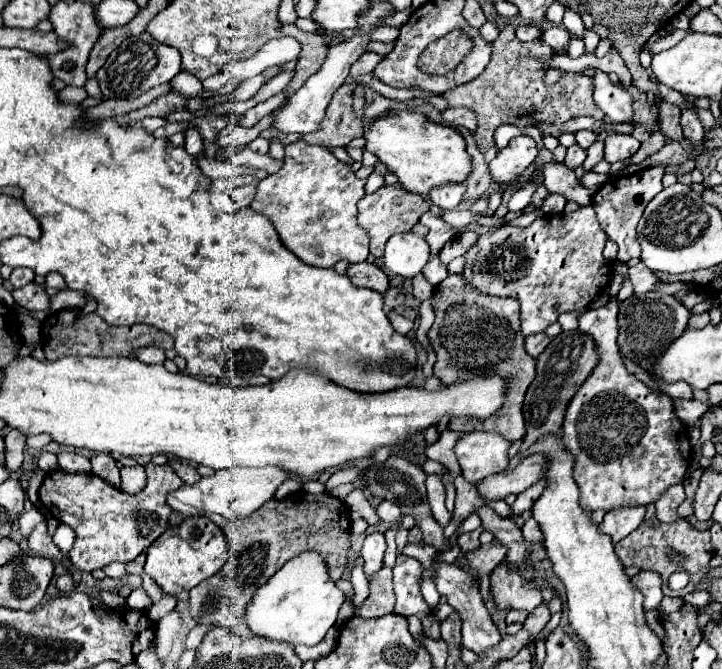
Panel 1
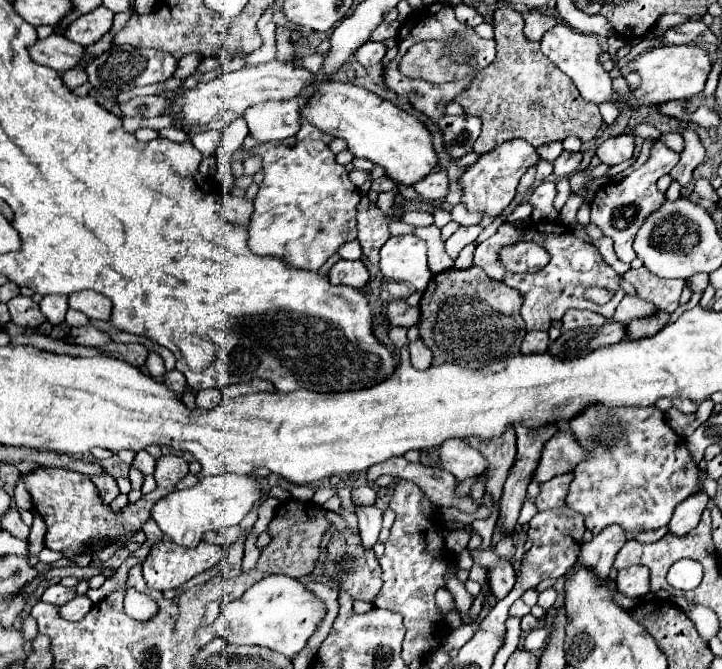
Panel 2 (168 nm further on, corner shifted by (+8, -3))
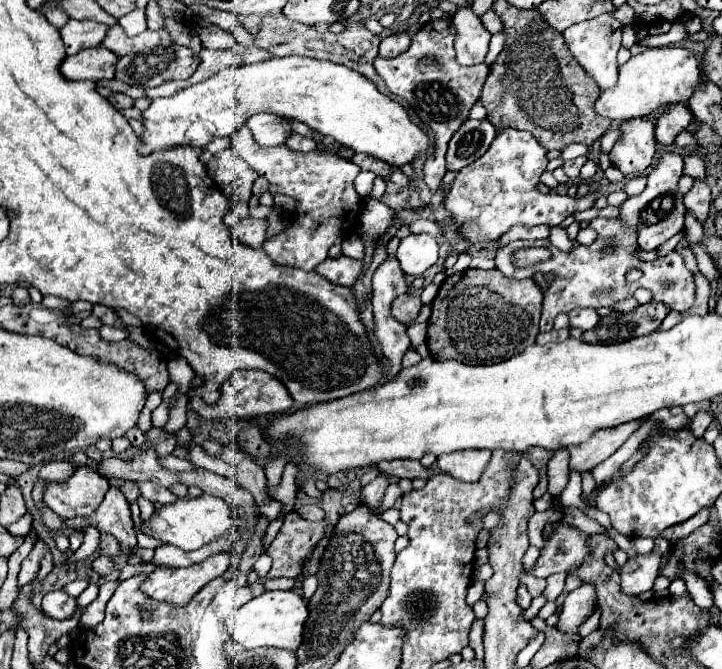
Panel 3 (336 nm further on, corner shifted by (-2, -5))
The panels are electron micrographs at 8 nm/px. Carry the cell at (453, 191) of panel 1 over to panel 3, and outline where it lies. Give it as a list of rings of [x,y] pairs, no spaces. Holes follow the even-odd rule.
[[[438,19],[428,21],[412,39],[412,45],[406,53],[384,59],[376,57],[374,67],[378,75],[386,81],[386,87],[396,93],[398,97],[406,99],[410,107],[416,111],[422,123],[426,123],[434,131],[434,153],[424,163],[424,181],[430,187],[430,191],[436,191],[444,173],[446,173],[446,149],[448,141],[460,129],[460,125],[468,119],[472,105],[480,99],[482,85],[490,73],[490,67],[486,65],[474,65],[474,67],[462,67],[456,63],[454,57],[454,27],[450,19]],[[422,59],[434,59],[432,65],[422,65]]]

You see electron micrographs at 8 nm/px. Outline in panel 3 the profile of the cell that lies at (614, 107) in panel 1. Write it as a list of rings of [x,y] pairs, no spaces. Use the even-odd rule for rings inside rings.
[[[600,15],[596,19],[576,23],[564,31],[564,39],[568,49],[572,51],[574,59],[586,69],[590,77],[596,79],[600,89],[608,89],[616,85],[618,79],[618,65],[616,65],[616,53],[620,49],[622,41],[622,23],[614,19],[614,15]]]

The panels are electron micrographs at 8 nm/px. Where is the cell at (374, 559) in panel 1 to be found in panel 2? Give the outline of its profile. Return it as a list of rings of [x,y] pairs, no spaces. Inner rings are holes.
[[[358,507],[356,515],[358,515],[362,547],[372,549],[378,543],[378,535],[382,531],[382,511],[376,507]]]

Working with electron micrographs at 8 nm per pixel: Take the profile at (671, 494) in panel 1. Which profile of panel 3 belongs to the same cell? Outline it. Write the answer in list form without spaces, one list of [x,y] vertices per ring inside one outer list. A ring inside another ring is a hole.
[[[656,538],[652,553],[636,555],[626,561],[626,565],[620,569],[620,591],[626,595],[640,595],[644,591],[650,591],[654,585],[654,579],[658,577],[661,557],[671,548],[671,543],[664,538]]]

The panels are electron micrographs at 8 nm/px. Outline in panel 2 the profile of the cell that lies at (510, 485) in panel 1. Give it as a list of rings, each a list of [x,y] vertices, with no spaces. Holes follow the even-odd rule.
[[[560,429],[542,449],[540,463],[534,471],[536,483],[546,483],[548,479],[572,471],[582,459],[586,459],[586,451],[574,441],[570,431]]]

